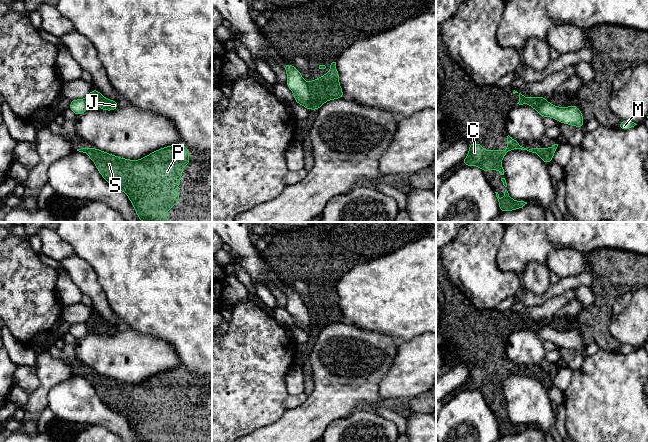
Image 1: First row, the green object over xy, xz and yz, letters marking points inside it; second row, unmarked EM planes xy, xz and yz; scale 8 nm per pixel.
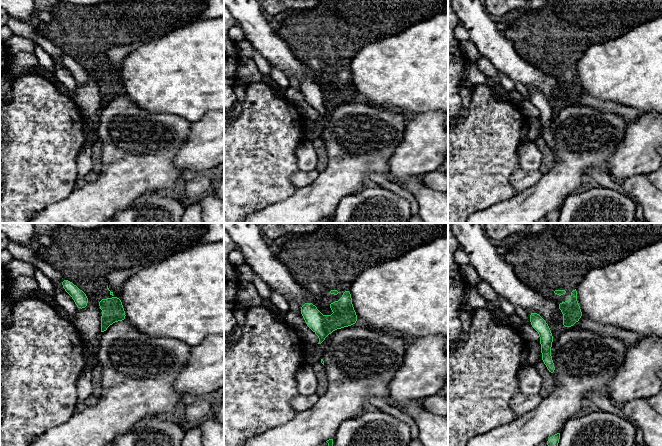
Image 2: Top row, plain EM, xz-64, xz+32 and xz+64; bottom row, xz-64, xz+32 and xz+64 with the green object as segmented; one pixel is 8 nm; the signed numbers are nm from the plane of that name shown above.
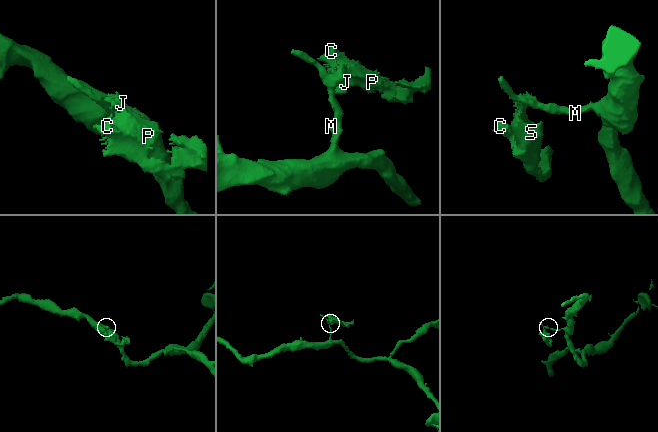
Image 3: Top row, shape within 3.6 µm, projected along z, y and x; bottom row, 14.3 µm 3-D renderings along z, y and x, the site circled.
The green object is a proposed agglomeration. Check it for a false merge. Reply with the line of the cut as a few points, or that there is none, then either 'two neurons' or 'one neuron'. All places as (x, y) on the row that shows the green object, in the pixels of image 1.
cut xz (307, 84), (311, 107); two neurons

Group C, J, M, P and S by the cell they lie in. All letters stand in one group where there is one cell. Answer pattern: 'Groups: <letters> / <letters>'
Groups: C J P S / M

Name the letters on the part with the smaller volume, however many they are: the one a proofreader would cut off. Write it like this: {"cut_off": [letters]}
{"cut_off": ["C", "J", "P", "S"]}

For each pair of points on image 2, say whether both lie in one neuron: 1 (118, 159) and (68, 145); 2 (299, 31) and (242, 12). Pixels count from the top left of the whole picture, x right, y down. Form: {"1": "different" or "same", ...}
{"1": "different", "2": "different"}

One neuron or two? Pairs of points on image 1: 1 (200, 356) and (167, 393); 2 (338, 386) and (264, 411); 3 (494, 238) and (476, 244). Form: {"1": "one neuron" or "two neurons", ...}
{"1": "two neurons", "2": "two neurons", "3": "one neuron"}

